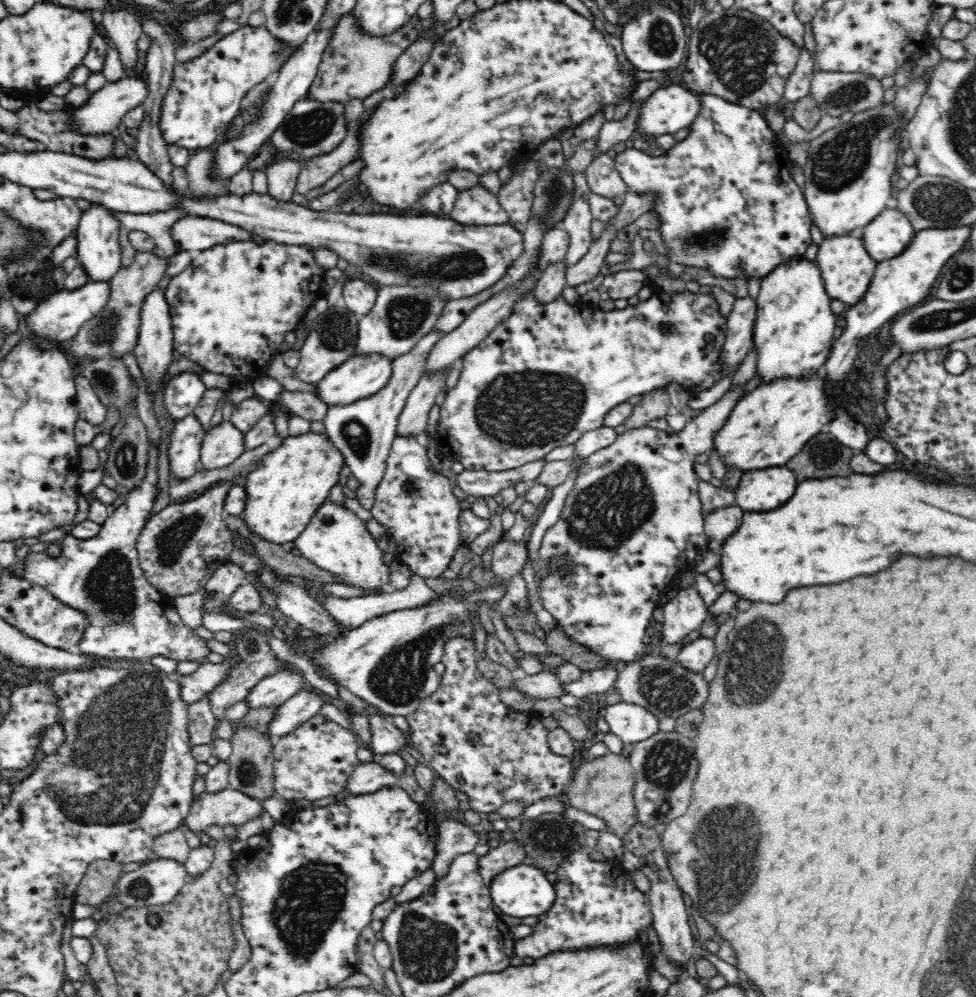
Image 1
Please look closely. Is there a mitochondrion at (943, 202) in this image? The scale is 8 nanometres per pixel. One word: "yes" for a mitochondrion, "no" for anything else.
yes

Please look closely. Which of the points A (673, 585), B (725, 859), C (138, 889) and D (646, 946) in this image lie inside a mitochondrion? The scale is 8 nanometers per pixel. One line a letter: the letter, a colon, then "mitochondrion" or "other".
A: other
B: mitochondrion
C: mitochondrion
D: other

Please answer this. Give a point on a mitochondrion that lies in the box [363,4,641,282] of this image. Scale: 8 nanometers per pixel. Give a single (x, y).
(553, 193)

